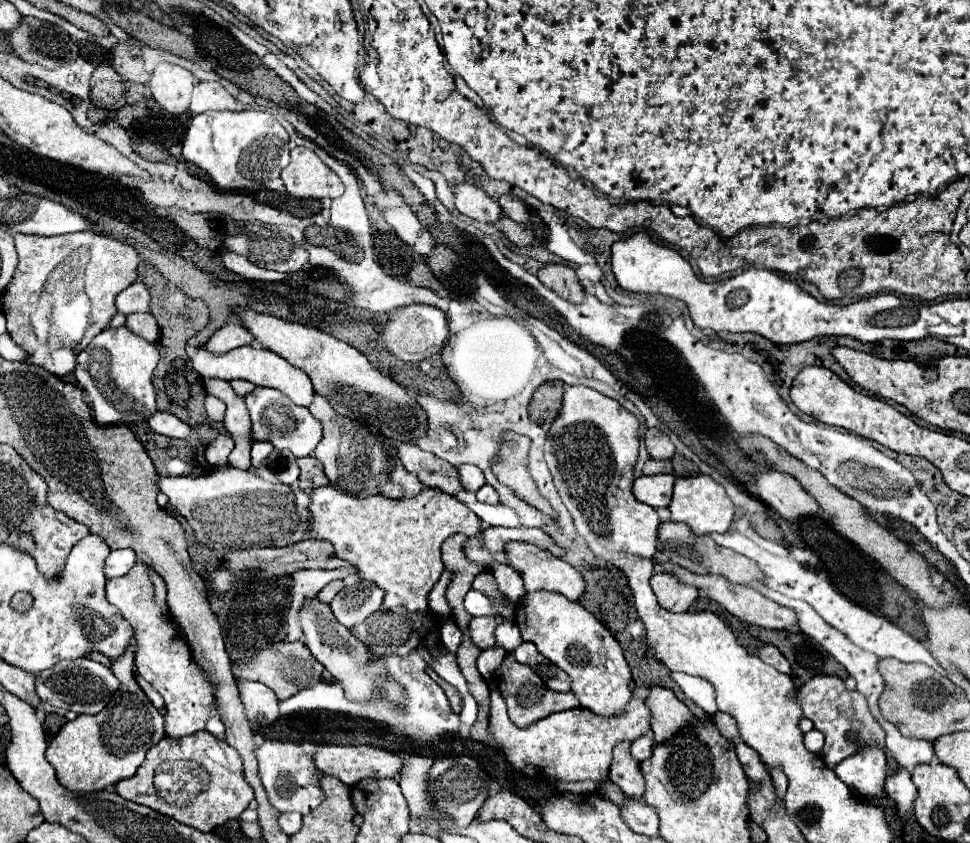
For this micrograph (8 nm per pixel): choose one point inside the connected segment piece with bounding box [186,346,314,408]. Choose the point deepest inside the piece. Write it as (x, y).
(261, 367)

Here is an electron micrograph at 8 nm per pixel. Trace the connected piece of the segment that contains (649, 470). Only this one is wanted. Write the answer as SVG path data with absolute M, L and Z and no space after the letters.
M650 458L650 460L644 464L642 472L644 472L644 474L650 474L650 476L654 476L654 474L670 474L670 472L672 472L672 462L670 462L670 460L652 460L652 458Z

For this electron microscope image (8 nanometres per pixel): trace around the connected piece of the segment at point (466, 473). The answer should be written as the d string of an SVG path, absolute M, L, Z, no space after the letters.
M462 464L458 466L458 472L460 472L460 480L462 480L462 486L468 490L468 492L476 492L480 490L486 480L484 480L484 474L478 466L472 466L472 464Z

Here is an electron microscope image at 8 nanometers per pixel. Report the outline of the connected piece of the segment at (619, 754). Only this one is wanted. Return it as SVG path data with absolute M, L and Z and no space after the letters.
M618 742L614 746L614 760L608 778L626 792L626 796L642 796L644 780L640 774L640 764L630 760L630 742Z

